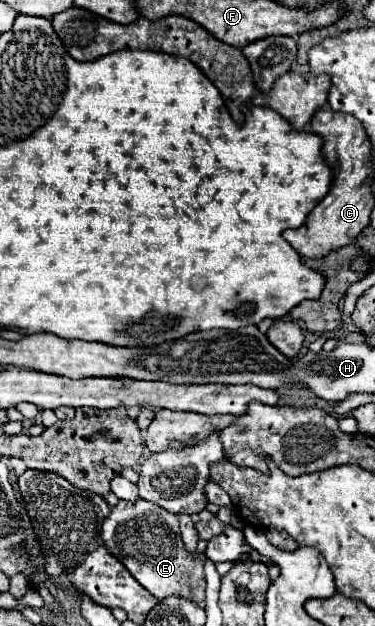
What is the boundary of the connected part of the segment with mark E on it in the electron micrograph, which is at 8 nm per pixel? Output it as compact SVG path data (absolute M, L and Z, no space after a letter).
M138 499L136 503L120 501L102 523L102 539L108 551L114 553L132 573L132 577L142 587L146 587L158 601L164 601L170 595L182 595L194 601L196 605L204 607L202 603L206 599L204 593L206 557L202 553L196 555L186 551L180 539L178 519L174 513L168 513L160 505L148 503L144 499Z

